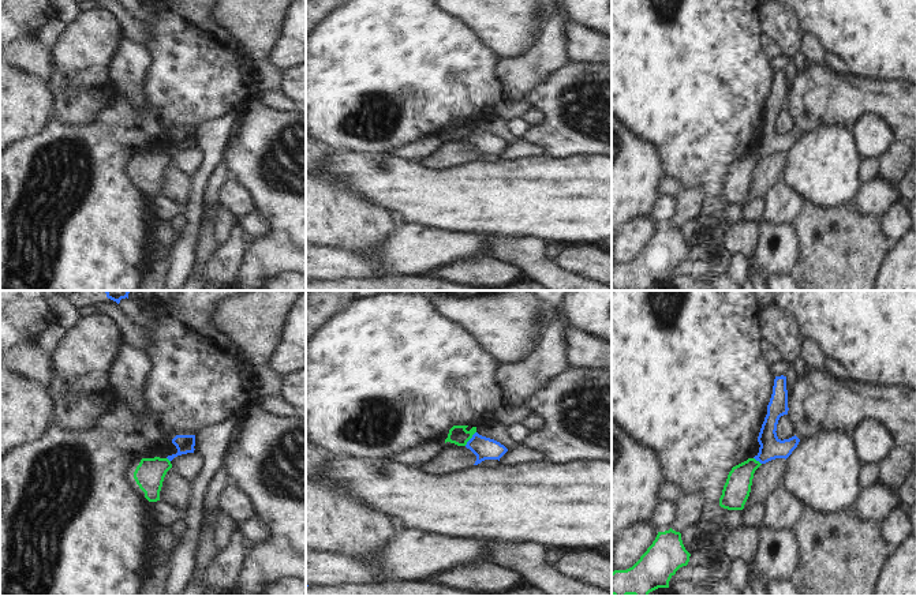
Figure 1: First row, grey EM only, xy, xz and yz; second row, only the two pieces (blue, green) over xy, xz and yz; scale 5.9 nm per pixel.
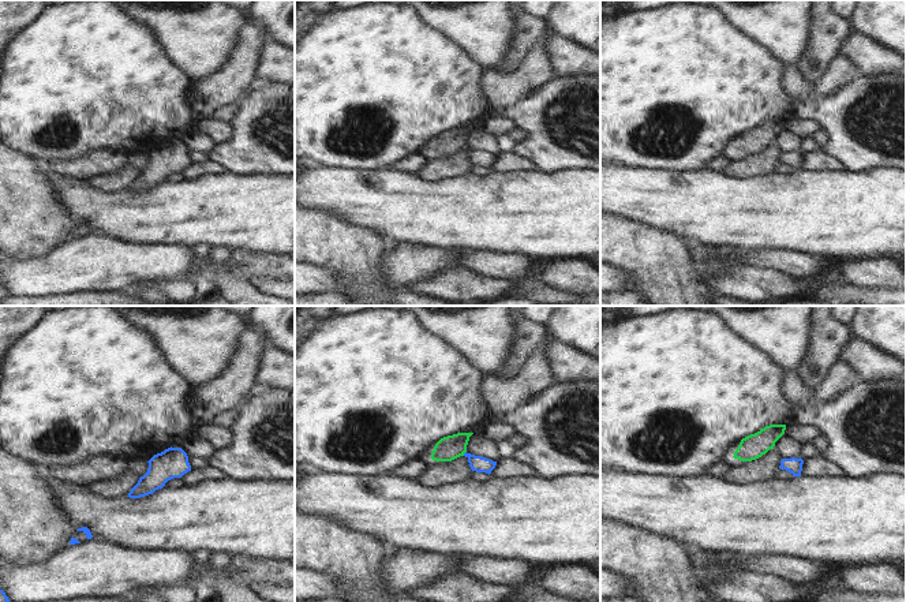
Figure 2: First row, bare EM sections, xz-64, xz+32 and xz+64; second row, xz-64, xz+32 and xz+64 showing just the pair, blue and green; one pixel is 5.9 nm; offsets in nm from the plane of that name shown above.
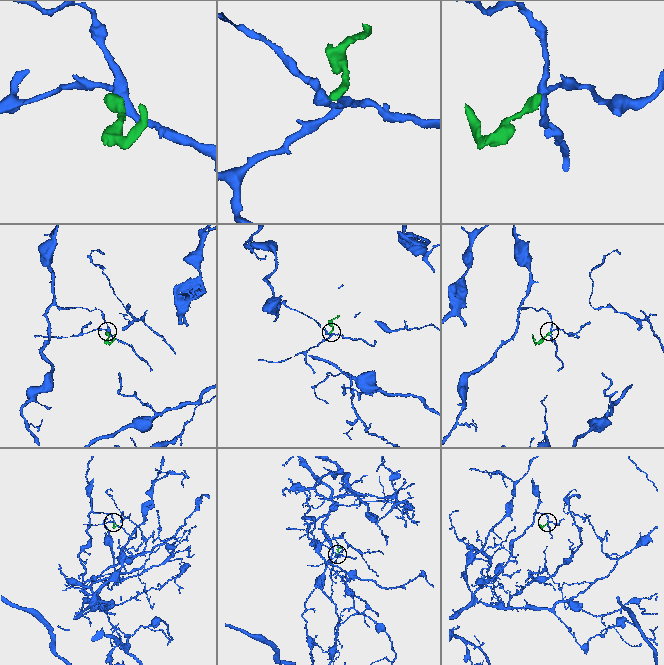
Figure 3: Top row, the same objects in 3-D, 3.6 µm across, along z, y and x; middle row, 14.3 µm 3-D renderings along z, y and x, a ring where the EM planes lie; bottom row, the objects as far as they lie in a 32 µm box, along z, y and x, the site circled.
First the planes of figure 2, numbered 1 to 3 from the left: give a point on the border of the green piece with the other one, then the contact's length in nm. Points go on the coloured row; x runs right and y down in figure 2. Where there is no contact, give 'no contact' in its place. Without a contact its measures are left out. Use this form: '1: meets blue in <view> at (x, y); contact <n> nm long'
1: no contact
2: meets blue in xz+32 at (464, 453); contact 40 nm long
3: no contact

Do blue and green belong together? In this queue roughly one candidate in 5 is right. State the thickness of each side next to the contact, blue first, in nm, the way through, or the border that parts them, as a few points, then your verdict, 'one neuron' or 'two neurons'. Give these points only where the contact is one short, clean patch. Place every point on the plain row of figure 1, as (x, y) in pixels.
130 nm thick on the blue side, 110 nm on the other; border along xz (475, 126), (464, 139); two neurons

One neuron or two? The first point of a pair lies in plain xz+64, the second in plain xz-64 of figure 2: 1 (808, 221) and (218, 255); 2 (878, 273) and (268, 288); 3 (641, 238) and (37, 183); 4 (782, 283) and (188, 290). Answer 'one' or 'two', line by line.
1: two
2: one
3: one
4: one

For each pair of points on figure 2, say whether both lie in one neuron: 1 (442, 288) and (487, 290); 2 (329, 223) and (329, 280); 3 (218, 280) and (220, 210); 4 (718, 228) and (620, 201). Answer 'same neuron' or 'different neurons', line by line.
1: same neuron
2: different neurons
3: different neurons
4: same neuron

